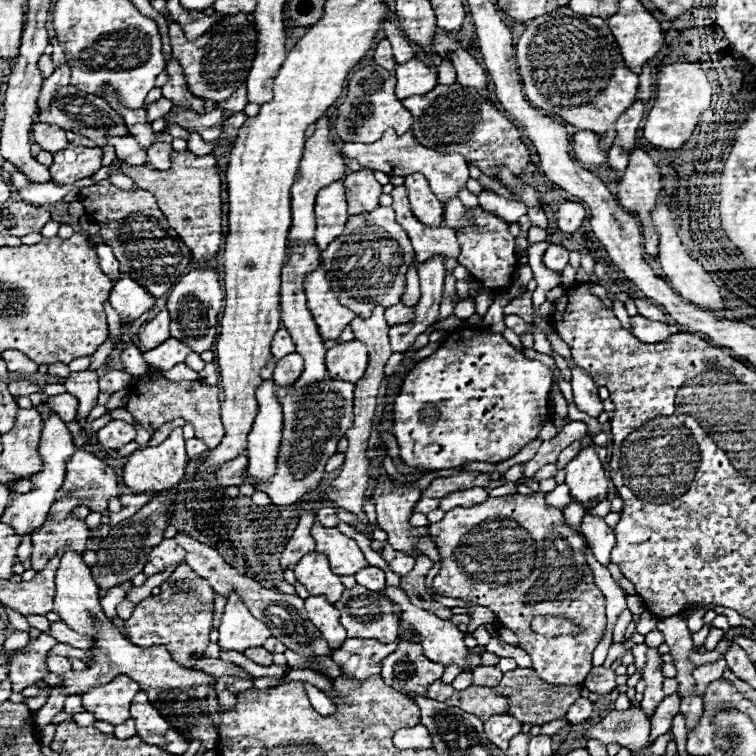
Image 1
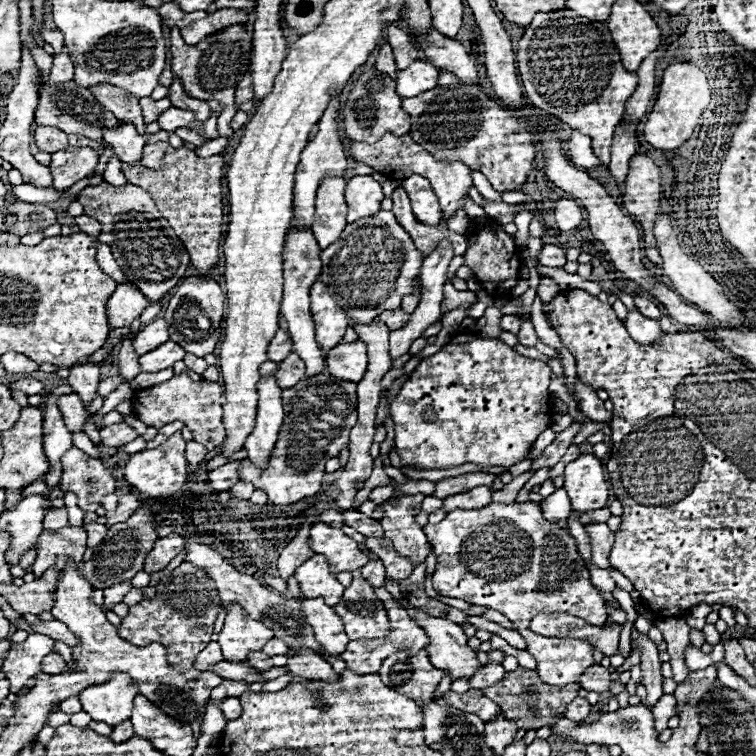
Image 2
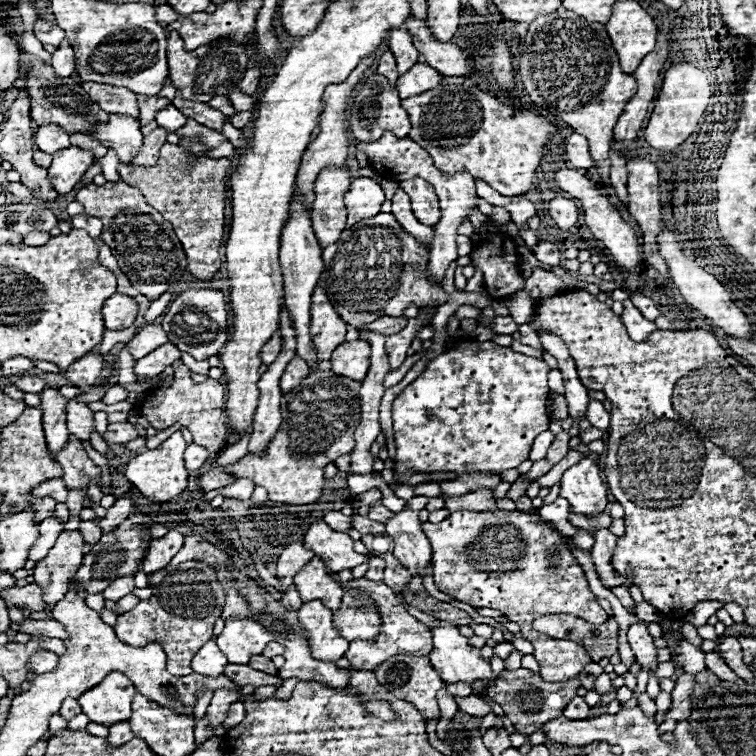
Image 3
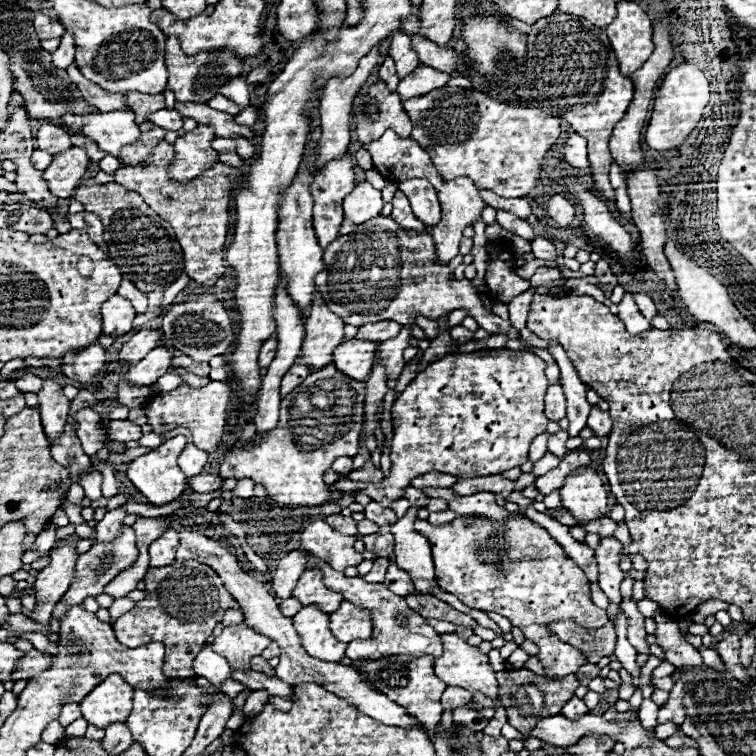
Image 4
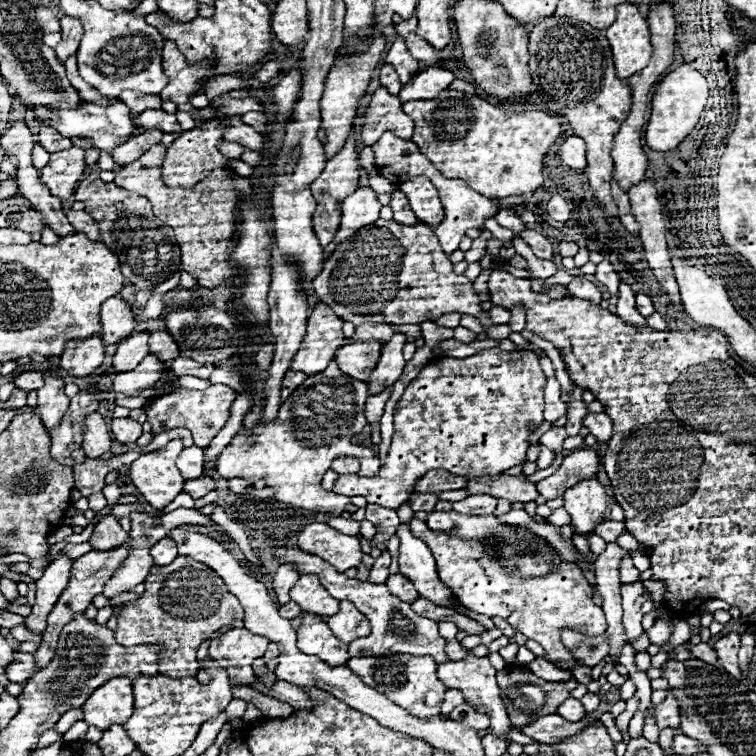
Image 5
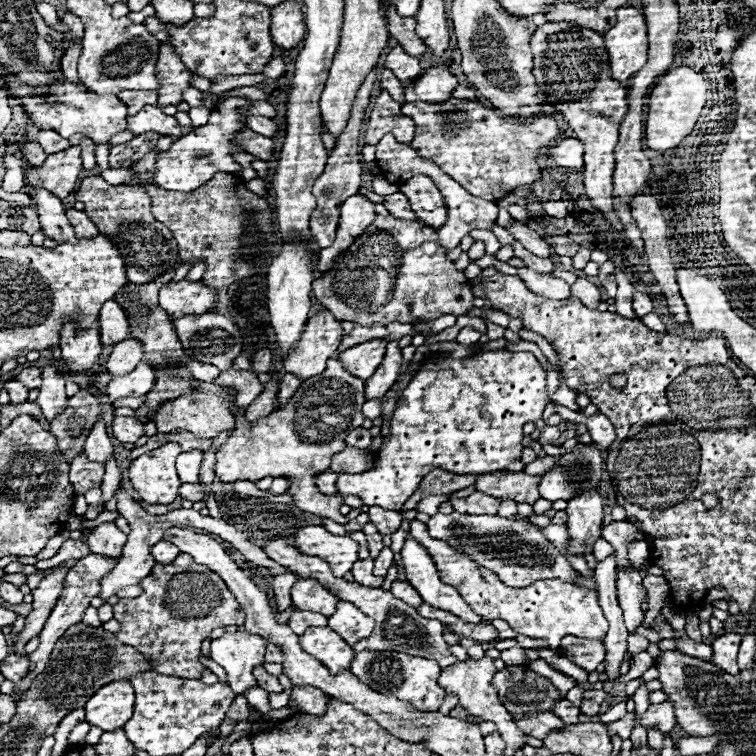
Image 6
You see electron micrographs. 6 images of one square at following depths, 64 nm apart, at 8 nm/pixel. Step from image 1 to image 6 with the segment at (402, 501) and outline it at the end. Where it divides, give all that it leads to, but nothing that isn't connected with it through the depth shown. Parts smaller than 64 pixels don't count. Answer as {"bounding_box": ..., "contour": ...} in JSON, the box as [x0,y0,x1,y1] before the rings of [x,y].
{"bounding_box":[400,536,486,624],"contour":[[[412,536],[404,540],[400,556],[402,556],[402,568],[406,574],[406,580],[418,590],[418,594],[426,604],[440,610],[448,610],[466,622],[486,624],[486,620],[482,620],[478,614],[470,610],[470,606],[462,600],[456,588],[440,580],[438,570],[432,562],[432,556]]]}

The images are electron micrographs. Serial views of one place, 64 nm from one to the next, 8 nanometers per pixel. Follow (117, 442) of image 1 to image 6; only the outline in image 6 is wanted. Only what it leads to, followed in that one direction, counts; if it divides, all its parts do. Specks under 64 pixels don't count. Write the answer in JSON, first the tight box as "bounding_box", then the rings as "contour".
{"bounding_box":[112,416,144,444],"contour":[[[120,416],[120,418],[114,418],[112,432],[114,432],[114,438],[120,440],[122,444],[126,442],[134,444],[144,434],[144,424],[134,416]]]}

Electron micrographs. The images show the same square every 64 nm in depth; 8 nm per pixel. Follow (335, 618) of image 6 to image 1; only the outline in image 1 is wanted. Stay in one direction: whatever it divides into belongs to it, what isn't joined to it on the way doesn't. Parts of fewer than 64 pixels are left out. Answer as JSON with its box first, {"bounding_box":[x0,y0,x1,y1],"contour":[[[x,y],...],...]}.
{"bounding_box":[334,586,400,644],"contour":[[[354,586],[350,590],[344,590],[342,598],[334,604],[340,610],[340,622],[346,628],[350,638],[370,638],[378,640],[382,644],[390,644],[398,638],[398,612],[400,606],[388,598],[384,598],[380,592],[372,592],[364,586]]]}

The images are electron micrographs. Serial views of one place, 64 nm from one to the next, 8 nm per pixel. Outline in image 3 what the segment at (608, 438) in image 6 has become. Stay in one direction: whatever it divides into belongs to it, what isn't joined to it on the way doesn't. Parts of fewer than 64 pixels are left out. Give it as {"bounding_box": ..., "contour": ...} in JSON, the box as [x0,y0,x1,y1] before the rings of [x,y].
{"bounding_box":[586,398,610,432],"contour":[[[590,398],[588,410],[586,410],[586,418],[590,420],[590,424],[592,424],[594,428],[598,428],[598,430],[602,430],[602,432],[606,432],[608,426],[610,426],[610,412],[604,410],[604,406],[602,406],[600,400]]]}

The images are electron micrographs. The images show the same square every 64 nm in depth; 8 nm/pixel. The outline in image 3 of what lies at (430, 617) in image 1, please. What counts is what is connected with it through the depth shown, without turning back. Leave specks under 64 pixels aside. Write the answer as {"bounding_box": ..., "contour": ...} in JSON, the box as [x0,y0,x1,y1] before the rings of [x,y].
{"bounding_box":[430,620,494,684],"contour":[[[442,620],[440,626],[432,628],[432,638],[434,648],[430,652],[430,662],[444,682],[472,684],[474,680],[486,680],[494,684],[490,662],[480,658],[480,650],[468,644],[468,638],[460,634],[458,626]]]}

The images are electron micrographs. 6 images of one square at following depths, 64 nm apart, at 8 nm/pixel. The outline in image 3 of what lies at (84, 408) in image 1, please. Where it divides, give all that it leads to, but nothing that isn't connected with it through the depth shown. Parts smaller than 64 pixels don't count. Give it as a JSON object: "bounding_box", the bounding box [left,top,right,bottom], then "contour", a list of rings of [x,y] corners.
{"bounding_box":[66,352,102,394],"contour":[[[90,352],[86,356],[82,356],[80,360],[76,360],[74,364],[70,364],[70,368],[66,370],[66,378],[80,388],[80,394],[84,392],[90,392],[86,386],[94,386],[94,382],[98,380],[100,376],[100,370],[102,370],[102,356],[96,354],[96,352]]]}

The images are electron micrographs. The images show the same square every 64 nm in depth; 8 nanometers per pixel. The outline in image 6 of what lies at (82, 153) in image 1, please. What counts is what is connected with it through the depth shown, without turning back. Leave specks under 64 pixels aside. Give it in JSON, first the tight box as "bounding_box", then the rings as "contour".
{"bounding_box":[26,146,82,198],"contour":[[[70,146],[68,150],[50,154],[40,168],[32,168],[30,174],[26,176],[26,182],[38,188],[46,188],[58,198],[66,198],[74,190],[80,172],[82,172],[80,148]]]}

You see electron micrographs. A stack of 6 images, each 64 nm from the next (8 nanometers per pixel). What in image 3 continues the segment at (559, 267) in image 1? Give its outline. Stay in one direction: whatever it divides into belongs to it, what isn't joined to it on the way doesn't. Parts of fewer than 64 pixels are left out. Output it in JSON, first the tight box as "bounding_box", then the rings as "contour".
{"bounding_box":[534,242,562,266],"contour":[[[538,242],[538,246],[534,248],[534,254],[546,266],[560,266],[562,262],[562,252],[552,242]]]}

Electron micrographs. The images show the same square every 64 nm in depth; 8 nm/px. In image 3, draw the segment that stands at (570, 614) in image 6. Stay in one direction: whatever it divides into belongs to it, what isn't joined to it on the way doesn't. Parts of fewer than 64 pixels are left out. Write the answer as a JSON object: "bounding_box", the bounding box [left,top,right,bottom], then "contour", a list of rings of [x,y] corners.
{"bounding_box":[422,510,608,682],"contour":[[[458,510],[450,514],[440,524],[422,524],[424,534],[432,544],[432,564],[434,564],[434,584],[440,592],[466,602],[474,608],[494,608],[500,610],[510,622],[520,626],[520,632],[534,646],[534,656],[540,664],[540,676],[546,682],[568,682],[578,678],[582,668],[592,662],[586,648],[574,640],[556,640],[532,630],[532,620],[544,614],[572,614],[590,624],[604,624],[608,614],[600,608],[596,596],[592,594],[586,574],[578,560],[574,558],[570,544],[562,538],[550,524],[542,522],[538,512],[522,510],[494,510],[494,512],[468,512]]]}

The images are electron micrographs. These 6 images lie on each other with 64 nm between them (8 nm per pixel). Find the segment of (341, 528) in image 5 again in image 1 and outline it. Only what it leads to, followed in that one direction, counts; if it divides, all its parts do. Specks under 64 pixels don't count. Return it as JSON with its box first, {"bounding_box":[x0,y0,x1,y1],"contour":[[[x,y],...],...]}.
{"bounding_box":[316,508,338,527],"contour":[[[322,508],[316,512],[316,520],[325,527],[336,527],[338,524],[338,516],[334,508]]]}

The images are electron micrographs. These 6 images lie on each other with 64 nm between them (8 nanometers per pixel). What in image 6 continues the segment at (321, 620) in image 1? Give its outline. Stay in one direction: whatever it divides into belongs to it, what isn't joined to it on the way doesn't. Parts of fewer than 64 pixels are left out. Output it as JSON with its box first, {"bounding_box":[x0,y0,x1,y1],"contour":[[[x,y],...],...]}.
{"bounding_box":[300,626,354,672],"contour":[[[312,626],[300,636],[300,646],[304,652],[318,658],[330,672],[340,672],[350,668],[354,660],[352,648],[328,626]]]}

